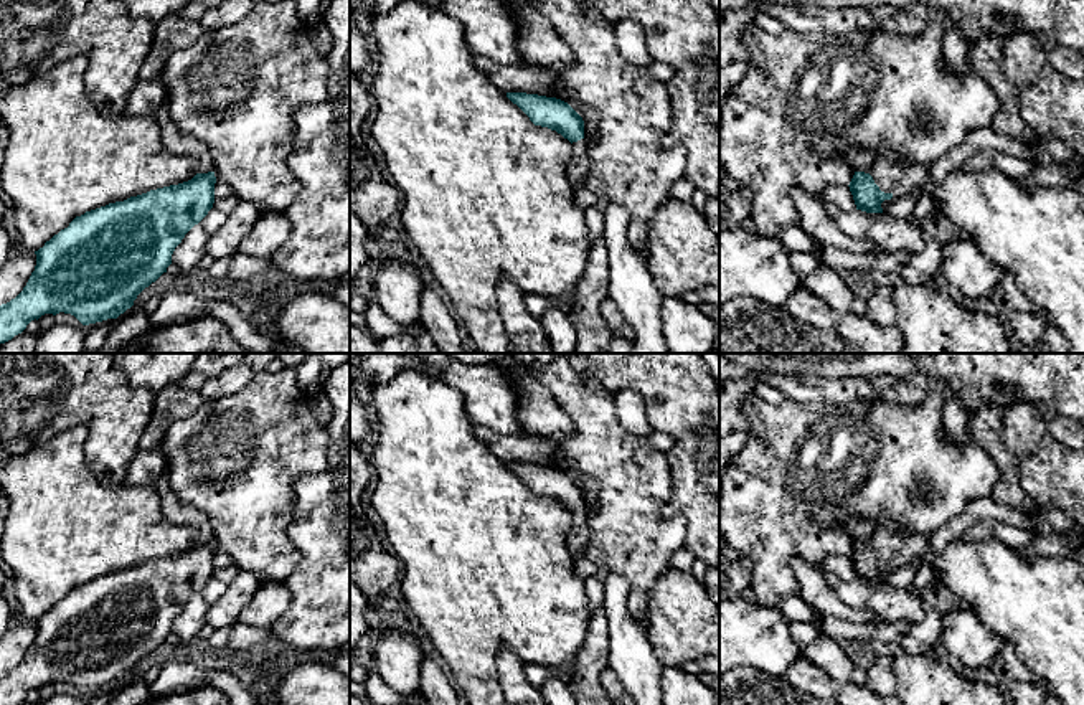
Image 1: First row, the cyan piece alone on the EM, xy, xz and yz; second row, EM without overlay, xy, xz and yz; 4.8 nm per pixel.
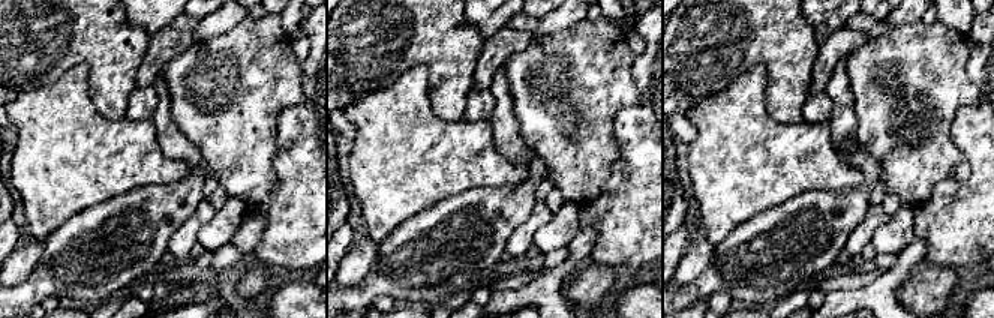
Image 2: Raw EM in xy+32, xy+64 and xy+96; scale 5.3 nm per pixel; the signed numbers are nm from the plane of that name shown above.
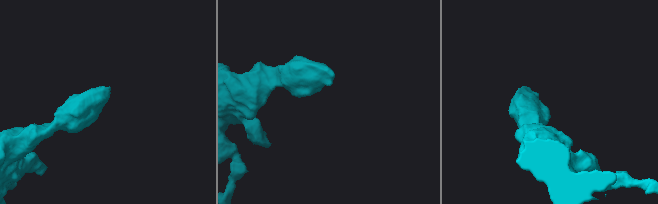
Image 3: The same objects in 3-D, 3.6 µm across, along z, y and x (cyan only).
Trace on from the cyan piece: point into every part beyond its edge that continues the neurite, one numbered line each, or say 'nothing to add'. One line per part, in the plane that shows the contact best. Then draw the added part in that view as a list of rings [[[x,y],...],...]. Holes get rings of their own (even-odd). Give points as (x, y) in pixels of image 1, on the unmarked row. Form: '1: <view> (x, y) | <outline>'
1: yz (903, 548) | [[[878,527],[870,545],[881,561],[906,566],[924,556],[931,538],[922,533],[893,533],[884,527]]]

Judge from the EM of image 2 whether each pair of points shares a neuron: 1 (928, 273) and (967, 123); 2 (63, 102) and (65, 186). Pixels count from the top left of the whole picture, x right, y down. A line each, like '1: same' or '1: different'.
1: different
2: same

